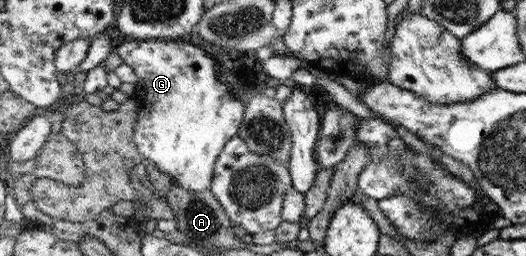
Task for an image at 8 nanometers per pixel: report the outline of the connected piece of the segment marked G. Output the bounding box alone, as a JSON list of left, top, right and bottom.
[117,40,246,190]

